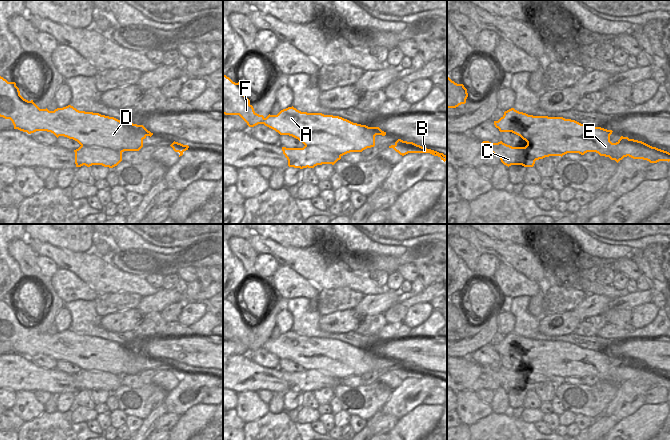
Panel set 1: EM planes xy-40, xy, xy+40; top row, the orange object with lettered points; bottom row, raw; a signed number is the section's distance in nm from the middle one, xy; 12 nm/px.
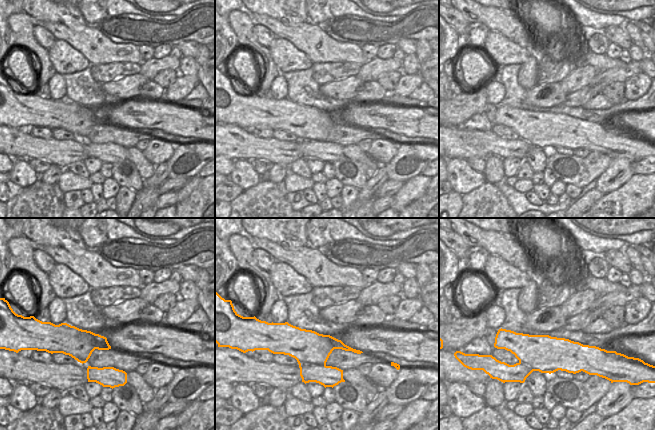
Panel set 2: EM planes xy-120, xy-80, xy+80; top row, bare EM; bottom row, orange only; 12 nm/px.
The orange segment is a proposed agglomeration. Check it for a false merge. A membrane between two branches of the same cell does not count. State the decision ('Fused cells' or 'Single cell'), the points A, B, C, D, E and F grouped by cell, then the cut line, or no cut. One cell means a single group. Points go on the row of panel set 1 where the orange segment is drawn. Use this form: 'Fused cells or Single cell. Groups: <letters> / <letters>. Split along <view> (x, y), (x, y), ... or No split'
Fused cells. Groups: A B D E F / C. Split along xy-40 (81, 145), (107, 147), (121, 152).

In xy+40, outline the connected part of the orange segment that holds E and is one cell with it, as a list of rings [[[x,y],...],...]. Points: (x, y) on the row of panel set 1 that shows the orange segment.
[[[511,108],[498,121],[494,121],[494,125],[500,132],[512,132],[525,140],[527,145],[543,149],[550,156],[596,152],[617,163],[627,156],[650,163],[670,161],[670,153],[667,151],[623,136],[612,143],[612,130],[563,117],[533,116]]]

